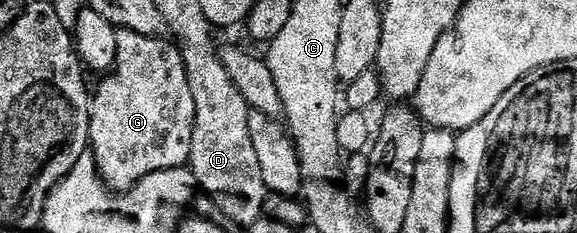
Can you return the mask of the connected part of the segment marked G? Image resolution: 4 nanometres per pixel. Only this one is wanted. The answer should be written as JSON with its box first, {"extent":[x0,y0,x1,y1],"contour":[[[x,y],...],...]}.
{"extent":[90,30,195,193],"contour":[[[117,30],[117,61],[115,70],[96,90],[91,105],[90,154],[95,156],[95,164],[103,182],[116,193],[133,189],[149,173],[182,167],[190,160],[195,106],[193,92],[189,89],[189,77],[185,73],[183,52],[174,42],[160,37],[153,39],[141,33]]]}

